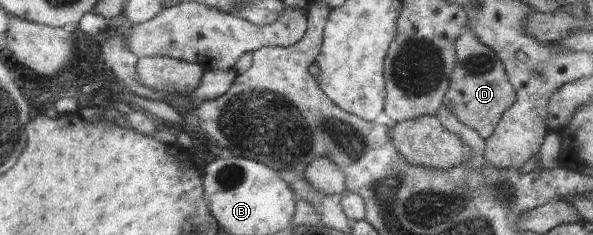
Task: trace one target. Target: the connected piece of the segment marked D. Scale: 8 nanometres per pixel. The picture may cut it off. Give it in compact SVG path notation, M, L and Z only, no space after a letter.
M471 30L459 37L460 40L455 40L456 62L450 73L444 104L460 122L474 129L486 141L494 132L501 116L514 104L517 94L494 50L480 42Z

